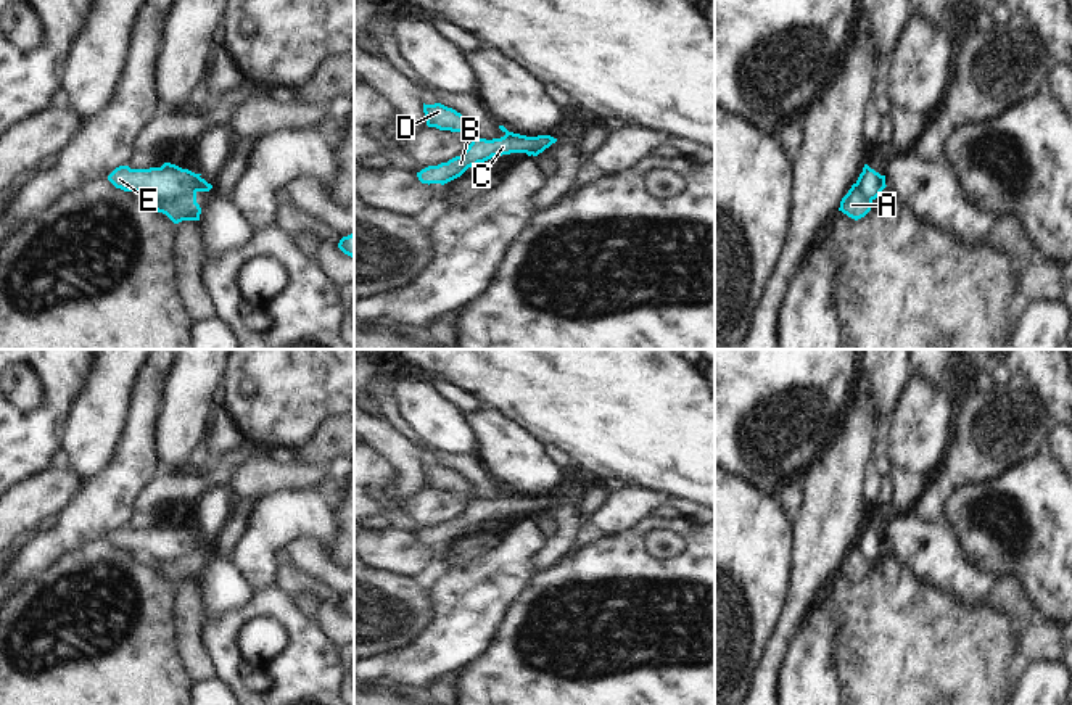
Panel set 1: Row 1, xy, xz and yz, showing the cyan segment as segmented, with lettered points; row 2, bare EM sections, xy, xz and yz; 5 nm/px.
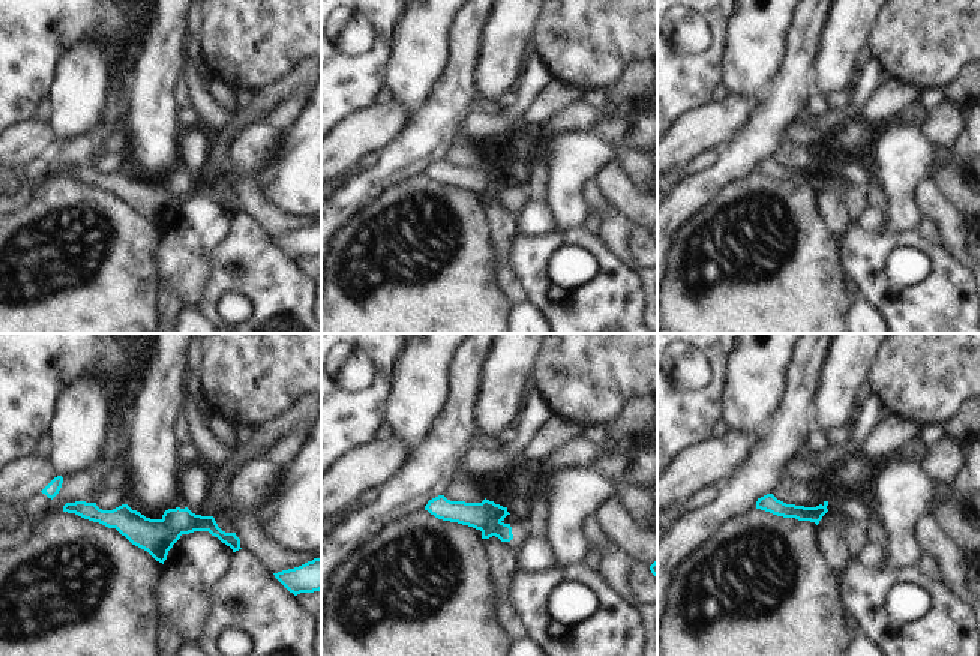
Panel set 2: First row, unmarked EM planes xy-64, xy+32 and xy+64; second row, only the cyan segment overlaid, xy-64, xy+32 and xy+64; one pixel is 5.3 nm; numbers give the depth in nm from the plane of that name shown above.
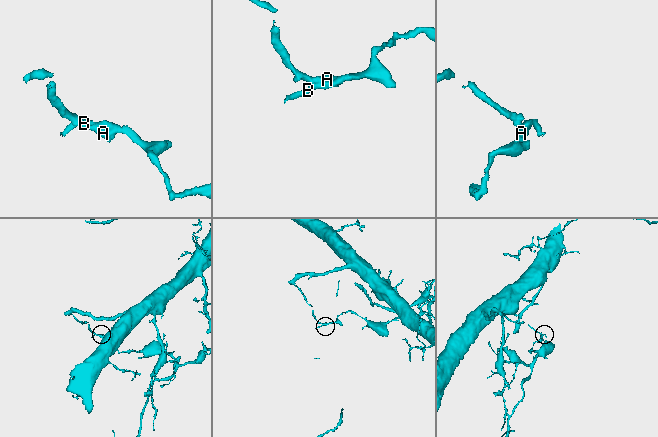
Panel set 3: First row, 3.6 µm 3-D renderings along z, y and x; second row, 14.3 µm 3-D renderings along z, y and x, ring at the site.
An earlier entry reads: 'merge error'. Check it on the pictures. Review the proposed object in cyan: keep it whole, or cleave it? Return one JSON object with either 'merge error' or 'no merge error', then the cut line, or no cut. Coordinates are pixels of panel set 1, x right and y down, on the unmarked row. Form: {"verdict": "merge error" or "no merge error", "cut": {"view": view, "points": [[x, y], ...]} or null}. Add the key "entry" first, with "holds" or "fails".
{"entry": "holds", "verdict": "merge error", "cut": {"view": "xy", "points": [[198, 536], [179, 541], [166, 554], [150, 557]]}}

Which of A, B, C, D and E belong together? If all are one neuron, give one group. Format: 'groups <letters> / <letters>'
groups A D / B C E

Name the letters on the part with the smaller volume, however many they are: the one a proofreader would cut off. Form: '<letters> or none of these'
B, C, E

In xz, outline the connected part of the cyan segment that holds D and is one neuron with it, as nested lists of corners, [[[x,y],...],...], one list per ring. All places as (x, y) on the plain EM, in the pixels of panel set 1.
[[[423,464],[423,473],[428,488],[475,496],[470,481],[452,468],[447,468],[441,464],[435,465]]]

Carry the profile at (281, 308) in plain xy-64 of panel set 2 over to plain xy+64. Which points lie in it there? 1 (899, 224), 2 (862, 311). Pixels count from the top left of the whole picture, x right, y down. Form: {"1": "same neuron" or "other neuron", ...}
{"1": "other neuron", "2": "other neuron"}

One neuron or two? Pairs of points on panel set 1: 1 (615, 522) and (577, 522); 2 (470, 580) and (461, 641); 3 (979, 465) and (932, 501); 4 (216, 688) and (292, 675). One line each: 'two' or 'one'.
1: two
2: one
3: two
4: two

